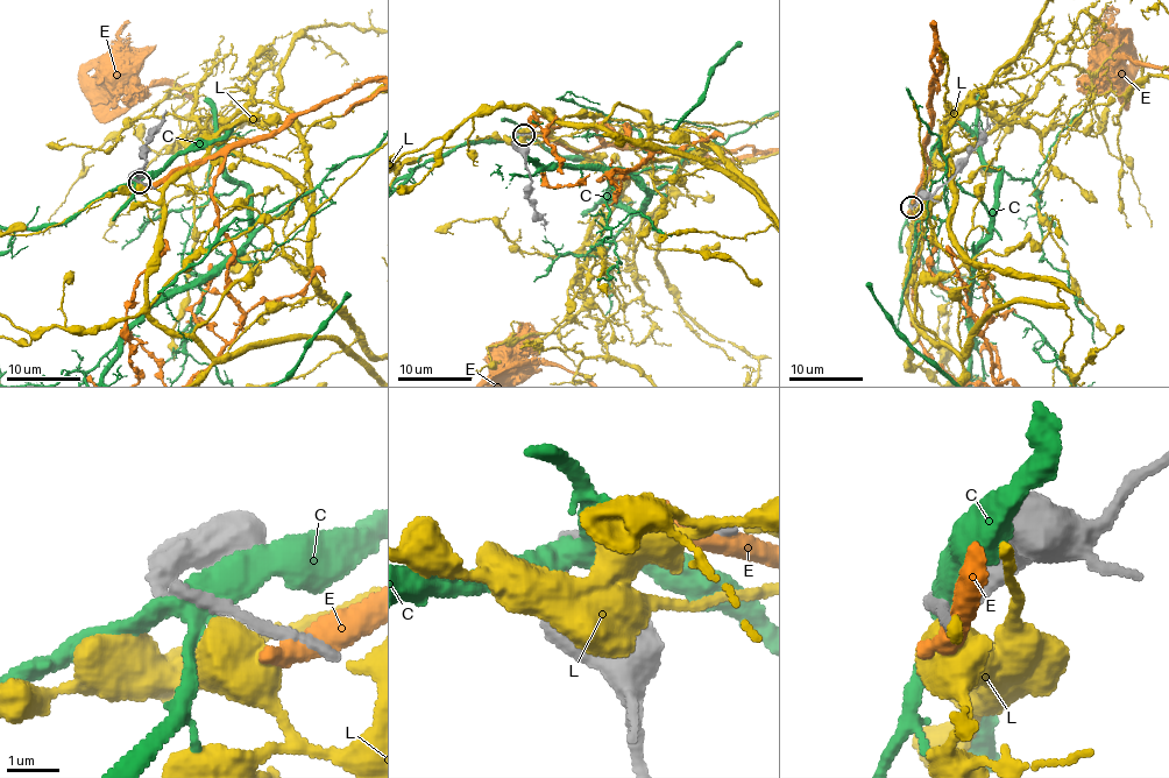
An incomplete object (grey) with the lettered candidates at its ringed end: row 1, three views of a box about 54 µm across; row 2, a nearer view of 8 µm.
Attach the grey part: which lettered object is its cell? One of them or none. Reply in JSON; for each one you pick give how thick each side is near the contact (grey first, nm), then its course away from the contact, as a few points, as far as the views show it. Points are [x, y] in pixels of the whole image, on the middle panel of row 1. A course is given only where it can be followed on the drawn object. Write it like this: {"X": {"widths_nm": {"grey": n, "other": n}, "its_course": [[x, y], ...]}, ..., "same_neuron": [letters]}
{"L": {"widths_nm": {"grey": 220, "other": 750}}, "same_neuron": ["L"]}

